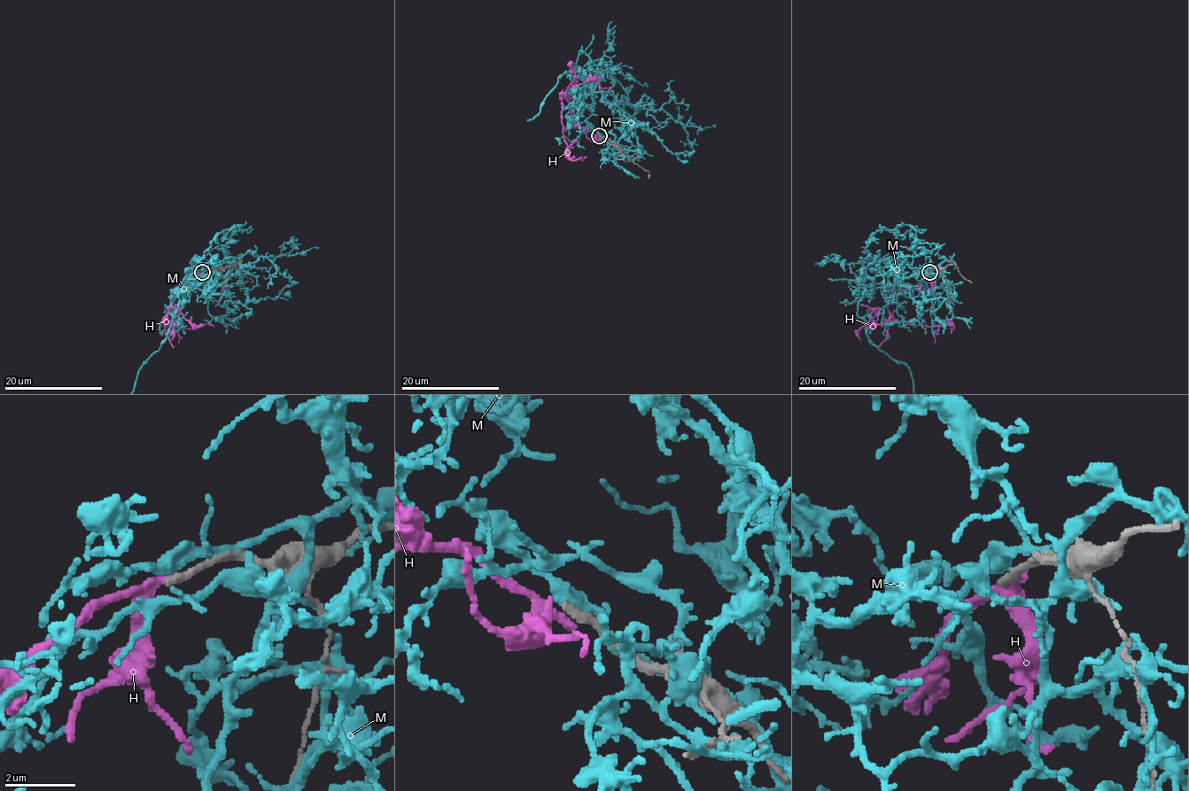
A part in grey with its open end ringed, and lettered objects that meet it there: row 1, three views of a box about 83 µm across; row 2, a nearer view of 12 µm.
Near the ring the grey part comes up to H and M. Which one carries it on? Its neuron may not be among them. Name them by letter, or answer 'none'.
none

